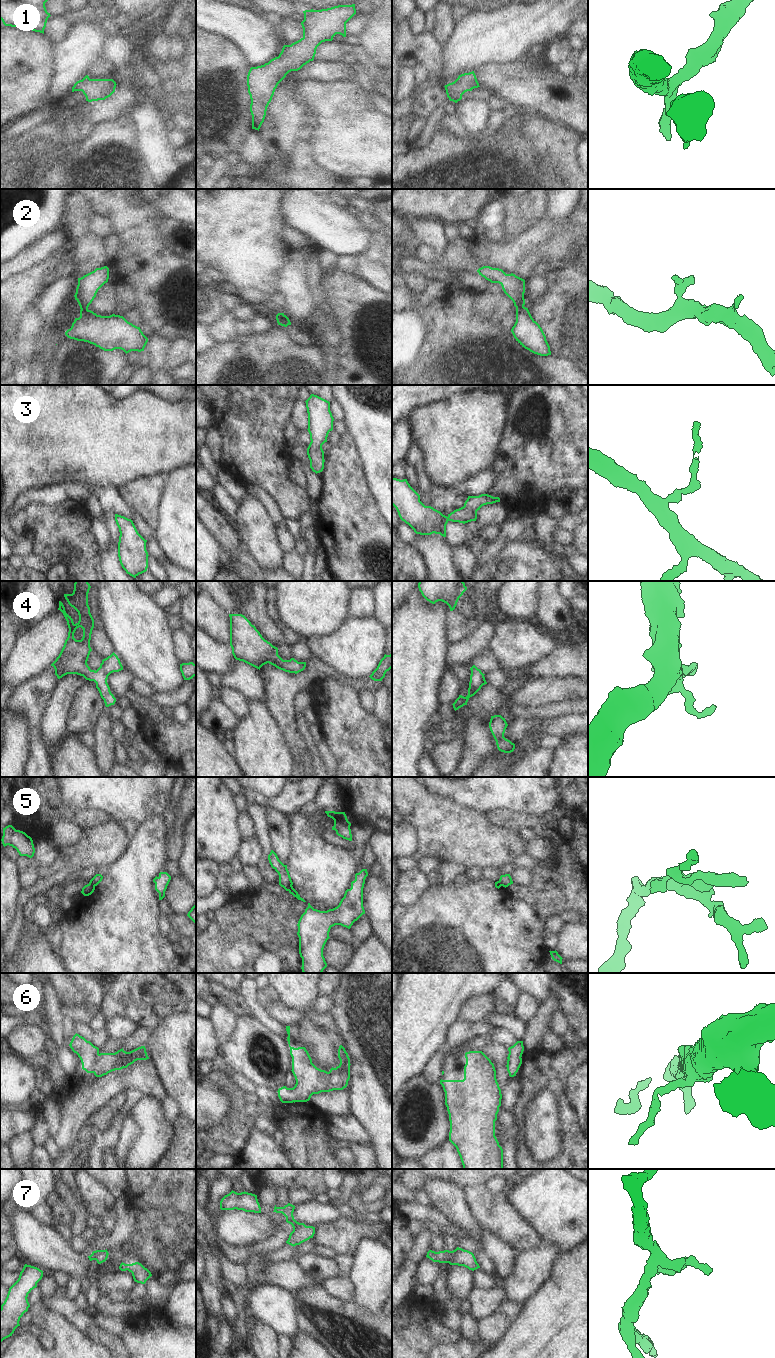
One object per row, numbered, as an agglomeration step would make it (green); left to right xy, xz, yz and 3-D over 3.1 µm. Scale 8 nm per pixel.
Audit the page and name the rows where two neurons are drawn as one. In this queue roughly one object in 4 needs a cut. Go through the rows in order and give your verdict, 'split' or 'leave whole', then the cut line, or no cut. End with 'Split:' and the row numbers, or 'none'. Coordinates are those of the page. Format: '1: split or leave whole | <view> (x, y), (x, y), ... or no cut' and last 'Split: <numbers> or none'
1: leave whole | no cut
2: split | yz (523, 306), (516, 309)
3: leave whole | no cut
4: leave whole | no cut
5: split | xy (90, 880), (95, 885)
6: leave whole | no cut
7: leave whole | no cut
Split: 2, 5

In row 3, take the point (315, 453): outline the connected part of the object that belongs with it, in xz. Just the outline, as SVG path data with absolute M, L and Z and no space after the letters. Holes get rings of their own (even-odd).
M311 394L305 402L308 413L307 430L311 440L307 448L307 455L310 460L310 468L317 474L324 469L322 445L327 442L328 434L333 430L334 418L330 411L329 401Z

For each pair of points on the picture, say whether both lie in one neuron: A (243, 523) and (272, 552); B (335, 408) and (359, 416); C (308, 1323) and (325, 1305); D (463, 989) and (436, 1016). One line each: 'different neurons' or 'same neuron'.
A: same neuron
B: different neurons
C: same neuron
D: same neuron

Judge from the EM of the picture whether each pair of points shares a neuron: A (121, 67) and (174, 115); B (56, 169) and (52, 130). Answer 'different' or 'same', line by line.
A: different
B: same

